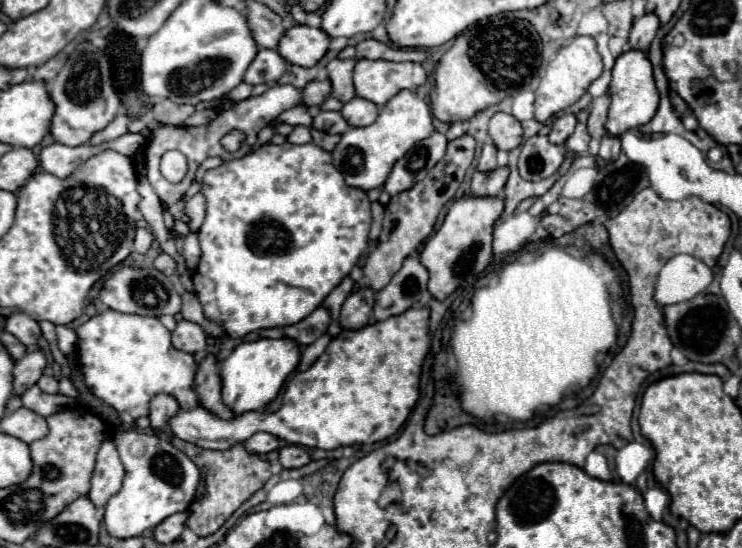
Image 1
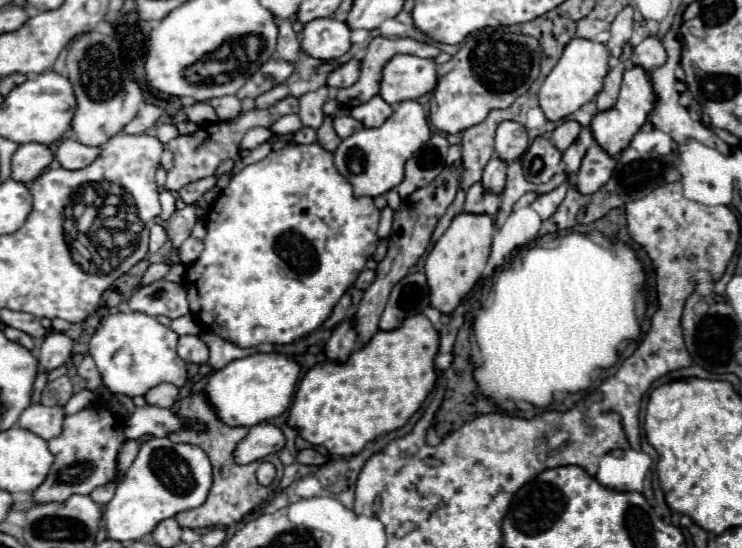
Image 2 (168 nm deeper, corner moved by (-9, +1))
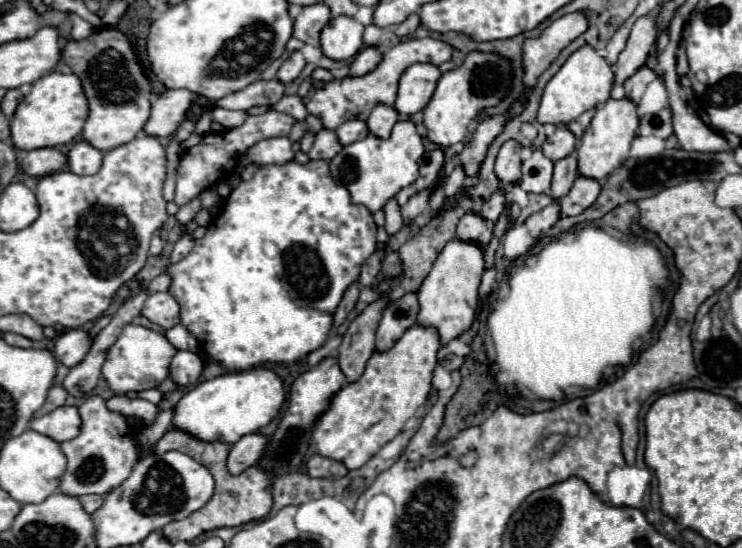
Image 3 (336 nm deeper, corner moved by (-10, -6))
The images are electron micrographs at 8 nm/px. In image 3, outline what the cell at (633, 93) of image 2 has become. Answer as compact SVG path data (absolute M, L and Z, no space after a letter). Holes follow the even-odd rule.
M628 98L622 100L608 100L604 106L596 108L590 128L582 136L582 146L576 150L578 154L578 174L594 180L602 180L610 176L626 158L630 150L630 142L634 140L638 130L636 118L636 104Z

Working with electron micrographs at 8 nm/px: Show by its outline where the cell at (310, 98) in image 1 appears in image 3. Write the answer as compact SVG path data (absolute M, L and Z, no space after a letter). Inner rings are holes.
M368 46L356 54L356 58L350 64L350 76L362 76L374 70L382 62L382 52L376 46Z

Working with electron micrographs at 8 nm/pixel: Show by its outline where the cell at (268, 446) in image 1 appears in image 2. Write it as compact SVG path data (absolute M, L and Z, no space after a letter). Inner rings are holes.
M255 425L249 435L237 445L235 461L245 465L257 459L263 459L271 453L277 453L285 447L285 435L275 425Z

